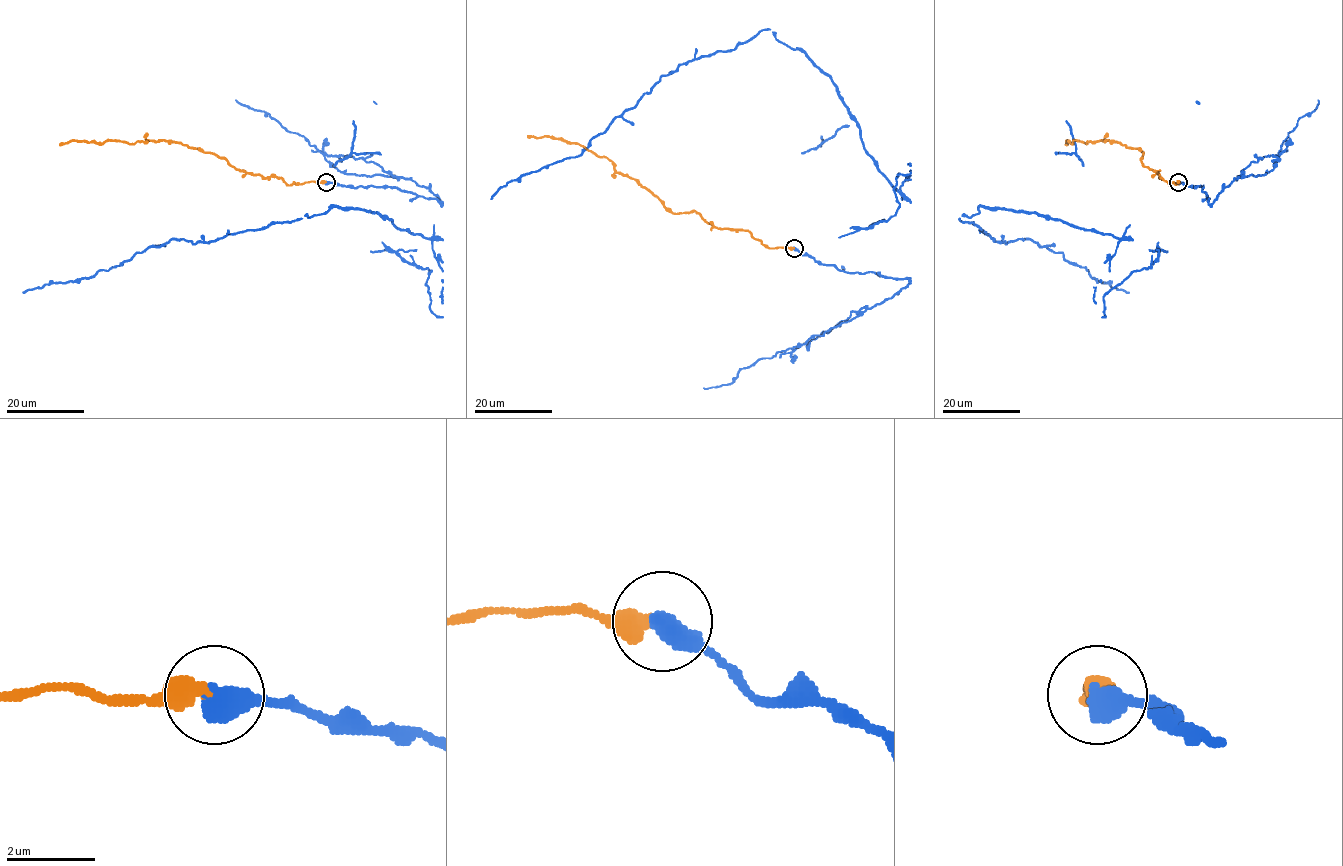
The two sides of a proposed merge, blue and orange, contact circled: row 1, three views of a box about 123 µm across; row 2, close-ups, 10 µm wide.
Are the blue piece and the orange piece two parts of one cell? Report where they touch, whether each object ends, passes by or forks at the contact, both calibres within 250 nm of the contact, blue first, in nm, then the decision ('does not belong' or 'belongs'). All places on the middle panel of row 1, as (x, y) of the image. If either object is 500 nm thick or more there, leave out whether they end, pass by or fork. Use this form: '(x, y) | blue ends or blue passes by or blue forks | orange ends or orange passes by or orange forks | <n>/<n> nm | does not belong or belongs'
(794, 248) | 600/440 nm | does not belong

